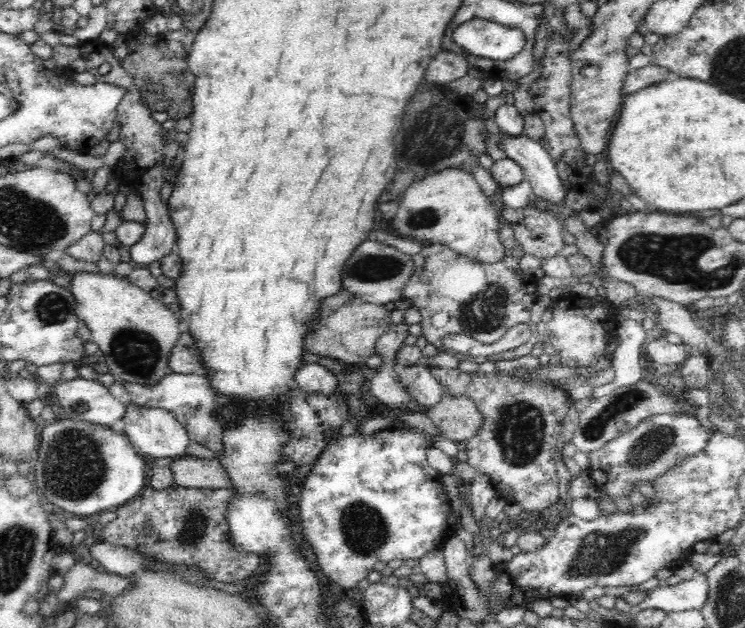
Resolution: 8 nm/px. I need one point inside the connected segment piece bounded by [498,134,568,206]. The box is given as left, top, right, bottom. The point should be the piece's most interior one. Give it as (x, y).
(540, 172)

